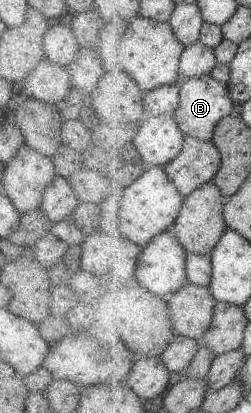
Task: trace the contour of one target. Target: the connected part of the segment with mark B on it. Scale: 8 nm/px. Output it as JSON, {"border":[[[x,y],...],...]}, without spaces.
{"border":[[[207,75],[191,77],[188,80],[182,81],[179,89],[180,105],[173,114],[178,121],[178,125],[187,135],[197,137],[202,141],[212,141],[219,122],[227,118],[229,114],[233,114],[233,110],[235,110],[229,86],[211,75]]]}

